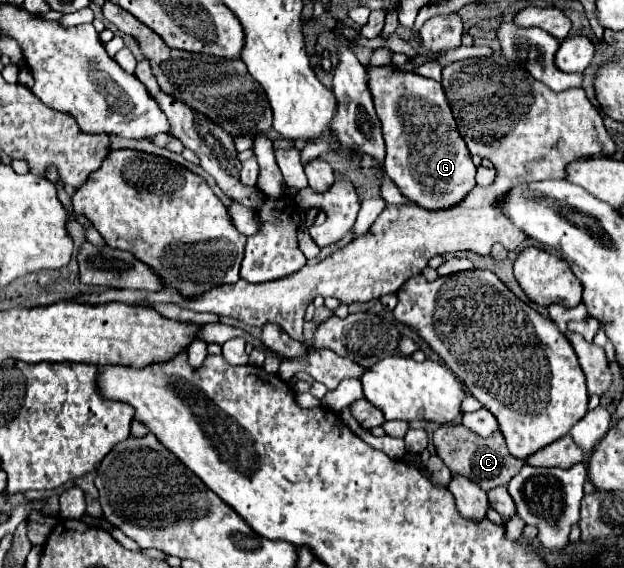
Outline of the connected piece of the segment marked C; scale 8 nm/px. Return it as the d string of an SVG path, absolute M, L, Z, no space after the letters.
M441 425L433 433L433 443L435 443L437 455L449 467L453 477L457 477L457 475L469 477L469 481L479 483L479 487L483 491L491 491L499 485L507 485L507 481L511 481L511 477L525 465L525 461L513 457L507 451L501 431L497 431L485 439L485 437L479 437L477 433L465 429L463 425Z

